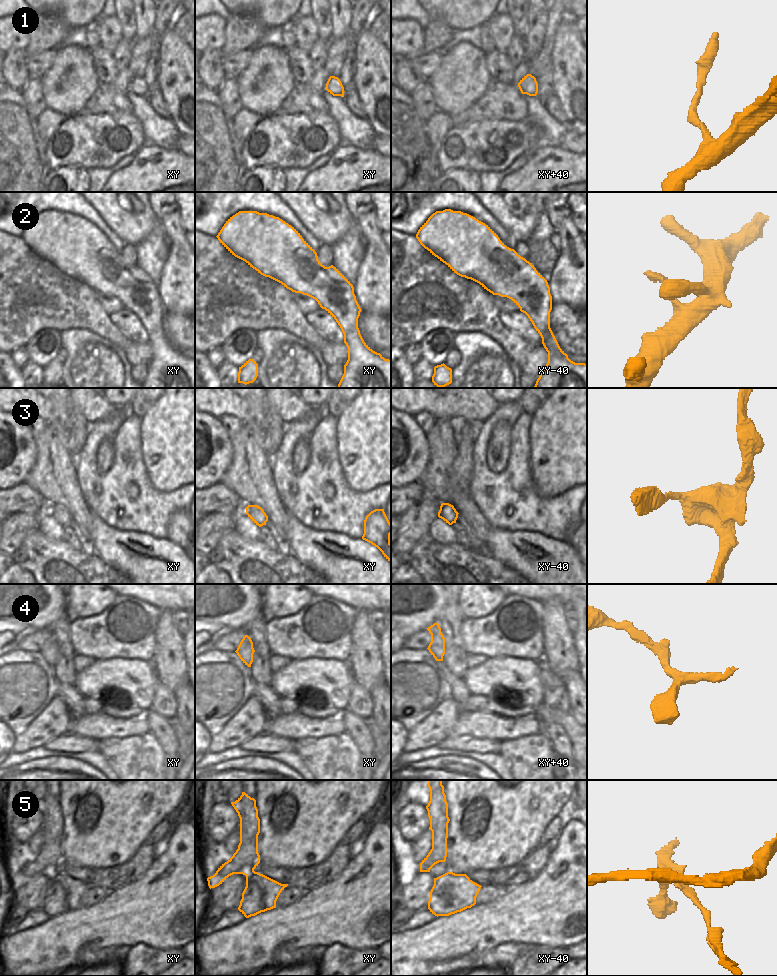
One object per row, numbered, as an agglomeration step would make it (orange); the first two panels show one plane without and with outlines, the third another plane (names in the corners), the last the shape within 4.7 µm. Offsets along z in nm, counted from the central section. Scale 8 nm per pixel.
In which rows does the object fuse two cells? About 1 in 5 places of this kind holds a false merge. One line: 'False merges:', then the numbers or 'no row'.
False merges: 5

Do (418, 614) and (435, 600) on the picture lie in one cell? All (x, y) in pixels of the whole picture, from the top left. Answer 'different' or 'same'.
same

